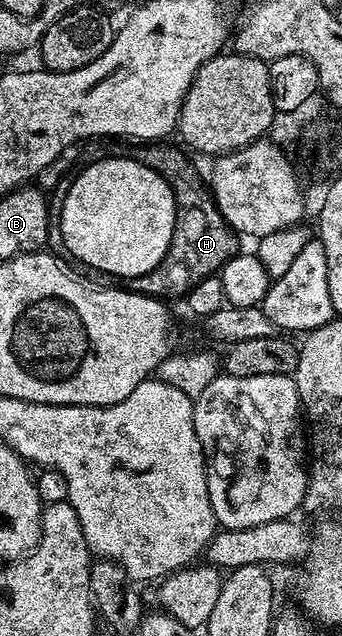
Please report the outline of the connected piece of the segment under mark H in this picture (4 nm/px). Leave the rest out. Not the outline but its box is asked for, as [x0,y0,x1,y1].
[127,149,241,300]

